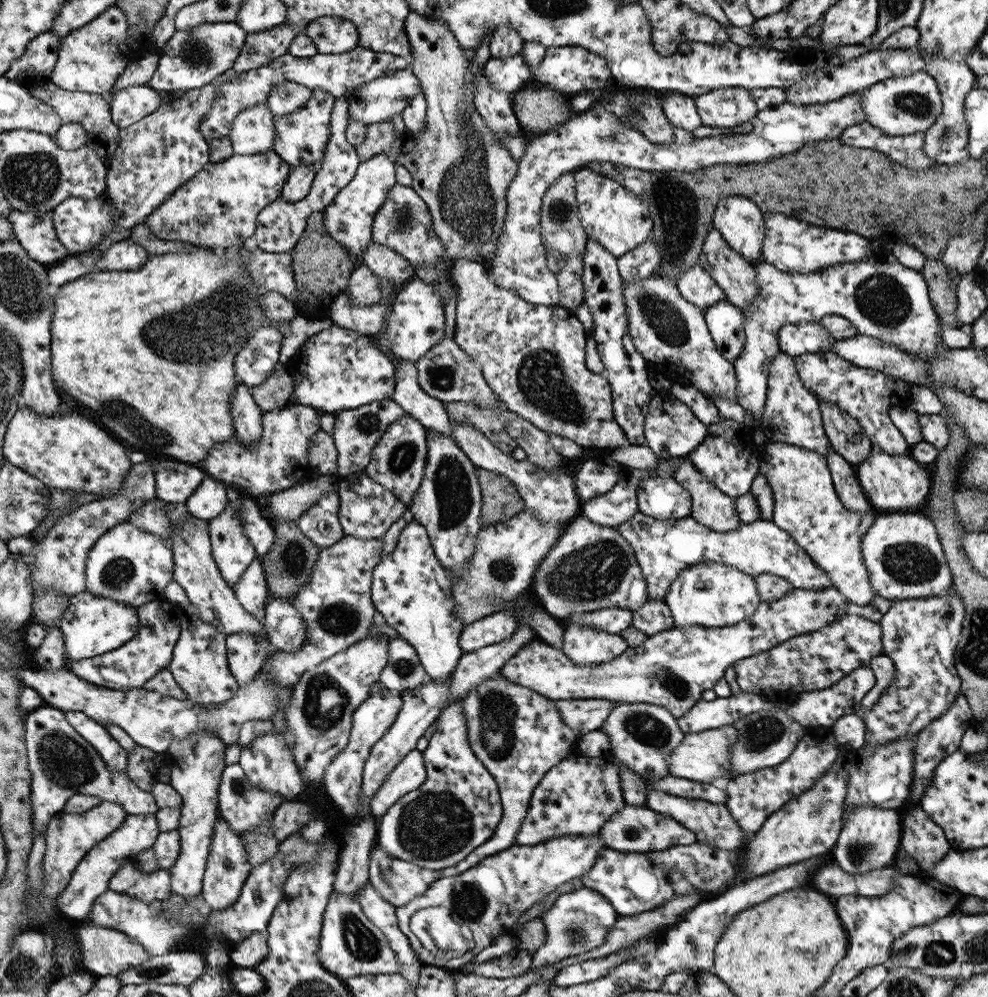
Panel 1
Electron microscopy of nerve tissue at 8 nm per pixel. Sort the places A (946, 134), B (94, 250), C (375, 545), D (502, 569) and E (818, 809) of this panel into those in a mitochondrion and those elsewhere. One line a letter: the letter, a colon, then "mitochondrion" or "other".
A: mitochondrion
B: other
C: other
D: mitochondrion
E: mitochondrion

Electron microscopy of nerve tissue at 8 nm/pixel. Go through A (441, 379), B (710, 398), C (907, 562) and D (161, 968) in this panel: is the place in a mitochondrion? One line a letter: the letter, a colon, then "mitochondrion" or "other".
A: mitochondrion
B: other
C: mitochondrion
D: mitochondrion

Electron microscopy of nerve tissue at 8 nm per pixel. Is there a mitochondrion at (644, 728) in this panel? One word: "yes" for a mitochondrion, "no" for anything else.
yes

